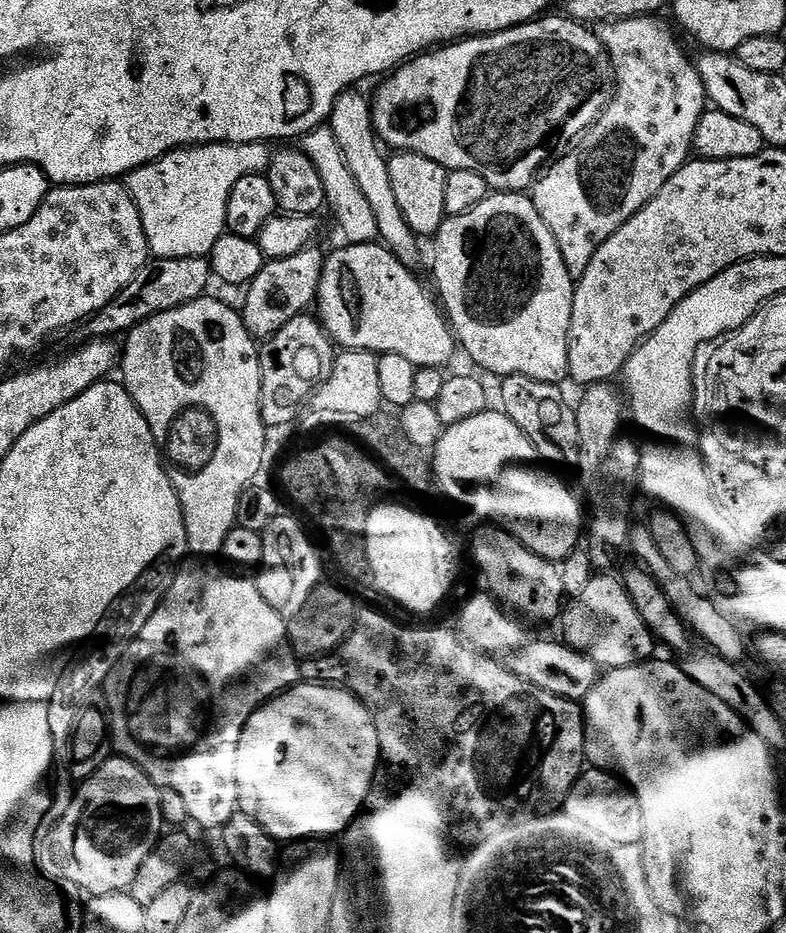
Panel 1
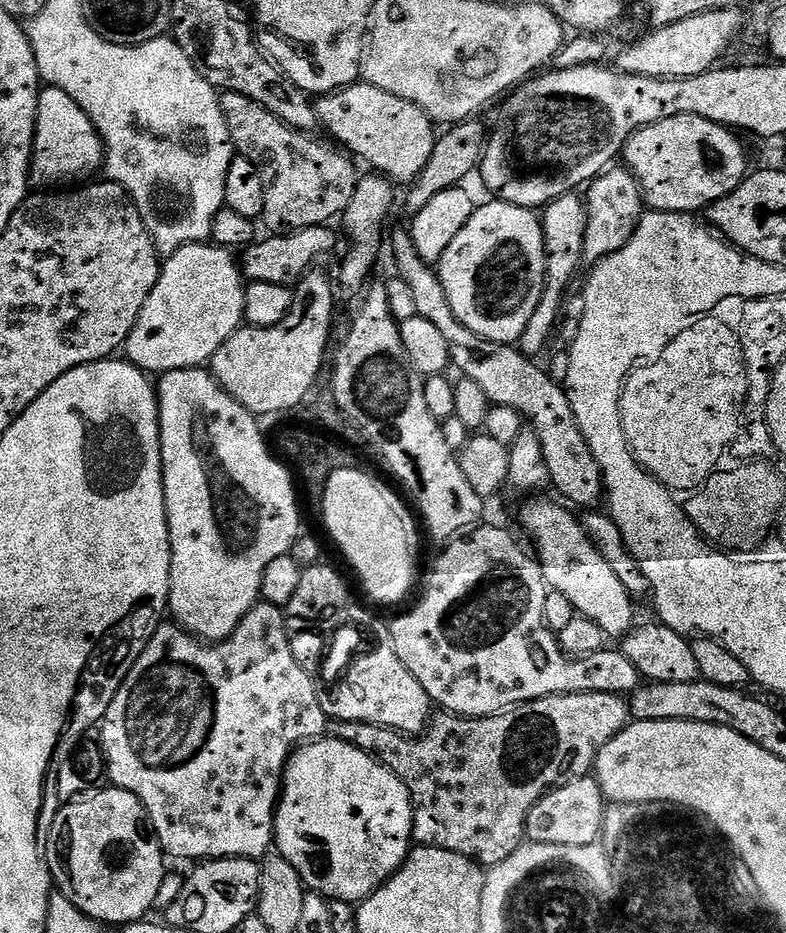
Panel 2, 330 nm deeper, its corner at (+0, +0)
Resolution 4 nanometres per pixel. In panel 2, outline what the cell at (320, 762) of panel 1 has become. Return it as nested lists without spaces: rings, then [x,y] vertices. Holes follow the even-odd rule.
[[[317,738],[311,742],[305,742],[288,758],[284,765],[284,778],[280,789],[280,802],[276,805],[276,830],[274,833],[274,848],[279,856],[286,858],[294,870],[302,878],[305,889],[309,893],[327,898],[329,901],[341,900],[350,905],[356,906],[373,895],[378,889],[384,886],[388,877],[396,871],[404,862],[404,857],[408,855],[413,847],[412,839],[412,799],[406,790],[406,786],[385,766],[380,763],[370,752],[363,752],[349,740],[339,738]]]

